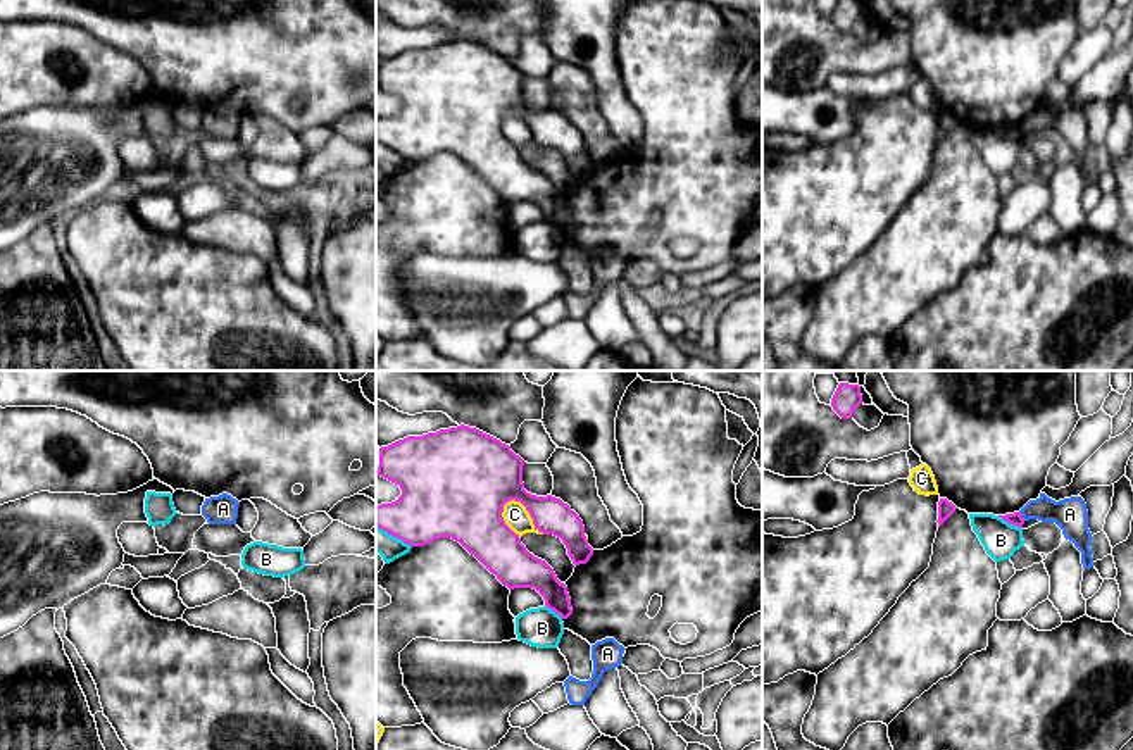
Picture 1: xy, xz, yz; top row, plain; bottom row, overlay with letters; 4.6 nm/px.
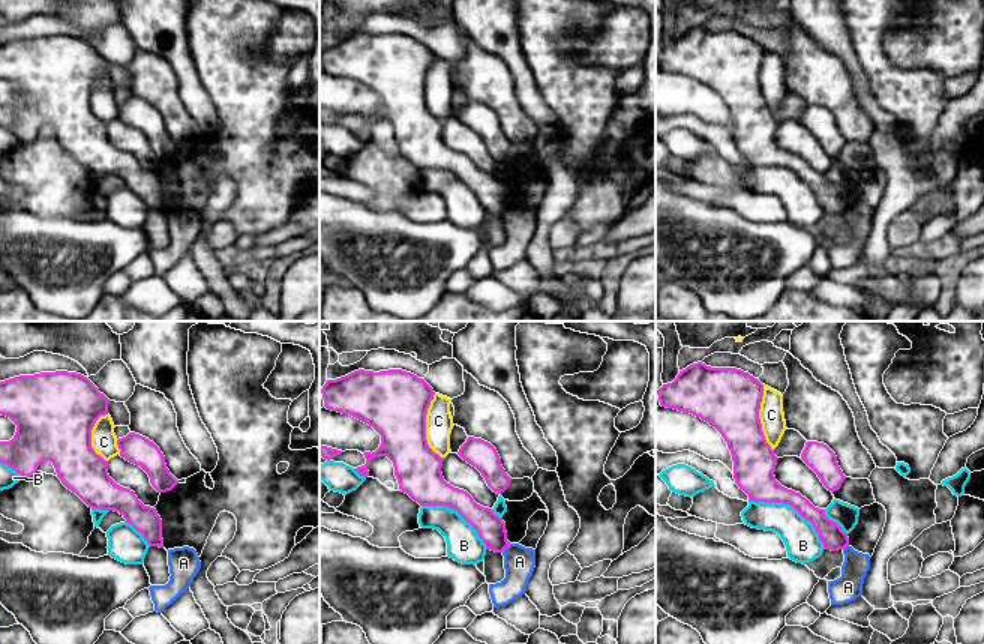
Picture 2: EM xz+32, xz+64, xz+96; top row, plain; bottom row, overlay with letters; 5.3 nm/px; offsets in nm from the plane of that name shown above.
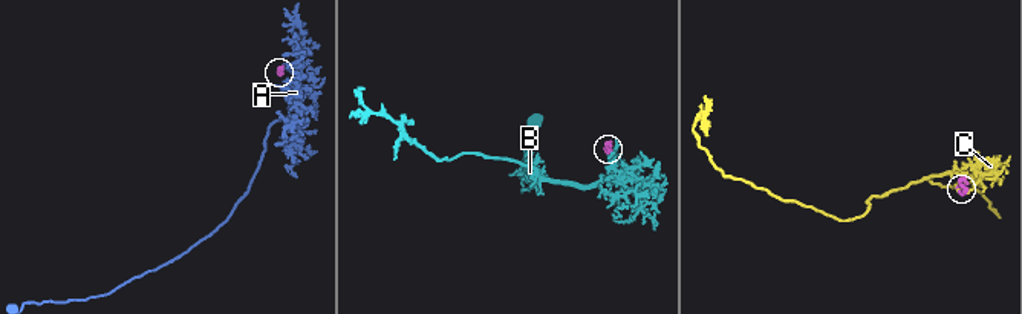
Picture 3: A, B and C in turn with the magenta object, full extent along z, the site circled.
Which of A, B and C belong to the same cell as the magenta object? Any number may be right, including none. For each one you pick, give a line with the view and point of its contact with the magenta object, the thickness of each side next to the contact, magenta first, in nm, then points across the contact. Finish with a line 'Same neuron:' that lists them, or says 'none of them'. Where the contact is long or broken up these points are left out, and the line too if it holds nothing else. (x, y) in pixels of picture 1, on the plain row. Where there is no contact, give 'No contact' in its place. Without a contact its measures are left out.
Same neuron: none of them

